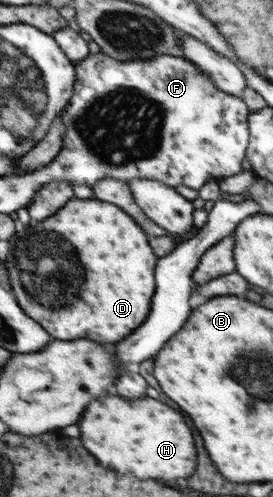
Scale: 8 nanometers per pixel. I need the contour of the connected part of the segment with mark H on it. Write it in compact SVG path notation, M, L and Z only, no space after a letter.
M112 394L100 396L98 400L90 402L90 408L86 408L86 416L78 420L78 430L80 430L82 444L86 444L86 448L90 448L90 452L94 452L94 456L98 456L98 460L102 460L106 468L114 468L114 472L134 474L142 480L146 478L186 478L194 472L194 466L196 466L194 444L192 444L190 430L182 422L182 416L176 410L148 396L136 398L136 400L126 400L126 398L112 396Z

